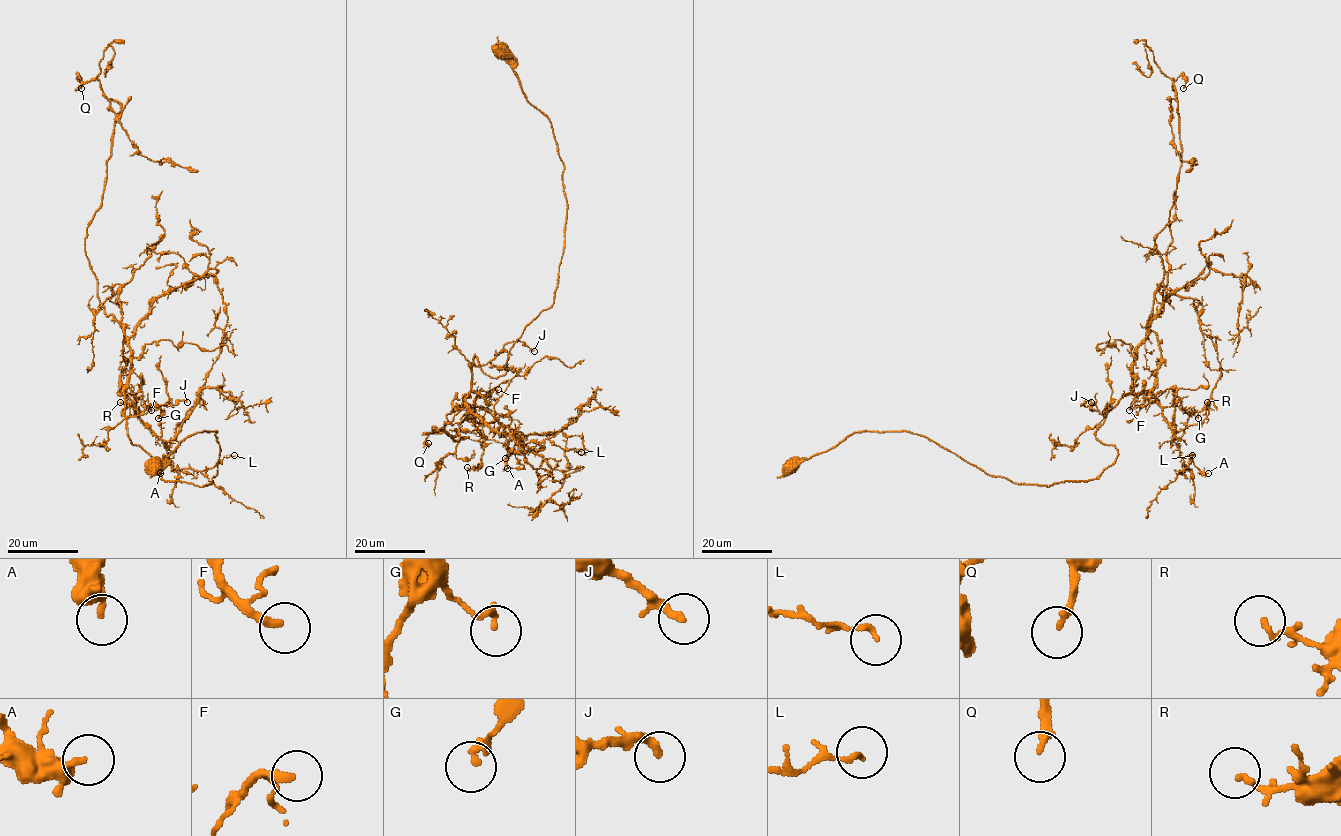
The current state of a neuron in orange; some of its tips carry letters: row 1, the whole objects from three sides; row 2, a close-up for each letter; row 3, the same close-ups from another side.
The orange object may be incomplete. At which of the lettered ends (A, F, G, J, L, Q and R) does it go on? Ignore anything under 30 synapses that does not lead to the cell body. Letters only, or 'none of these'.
F, J

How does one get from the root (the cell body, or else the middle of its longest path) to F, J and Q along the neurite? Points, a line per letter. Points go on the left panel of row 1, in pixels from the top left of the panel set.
F: (157, 465), (203, 431), (217, 431), (220, 448), (211, 484), (163, 480), (128, 436), (123, 392), (151, 410)
J: (157, 465), (188, 437), (217, 431), (218, 472), (202, 486), (165, 481), (128, 436), (129, 417), (187, 402)
Q: (157, 465), (217, 431), (202, 486), (163, 480), (128, 436), (131, 348), (85, 252), (120, 106), (81, 88)

